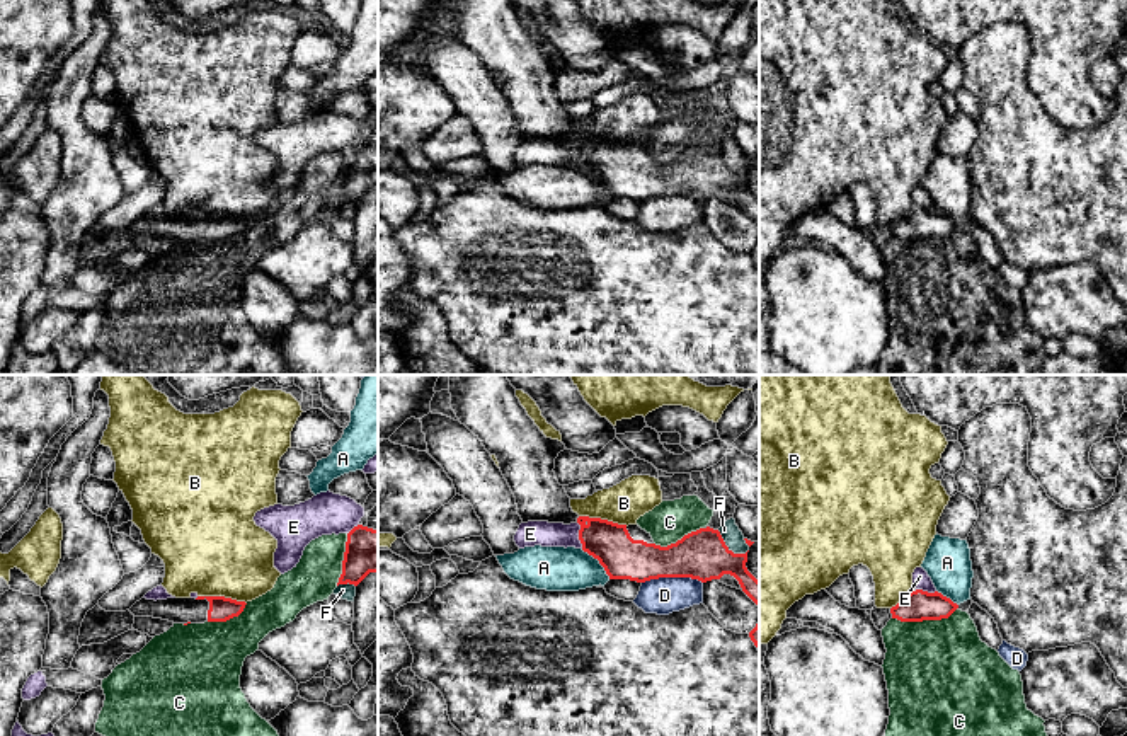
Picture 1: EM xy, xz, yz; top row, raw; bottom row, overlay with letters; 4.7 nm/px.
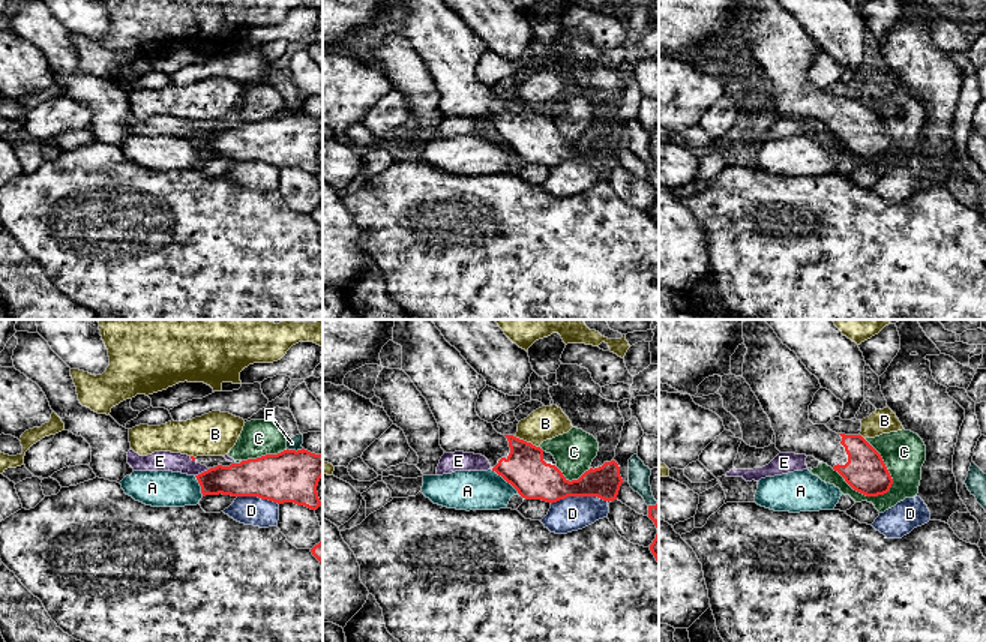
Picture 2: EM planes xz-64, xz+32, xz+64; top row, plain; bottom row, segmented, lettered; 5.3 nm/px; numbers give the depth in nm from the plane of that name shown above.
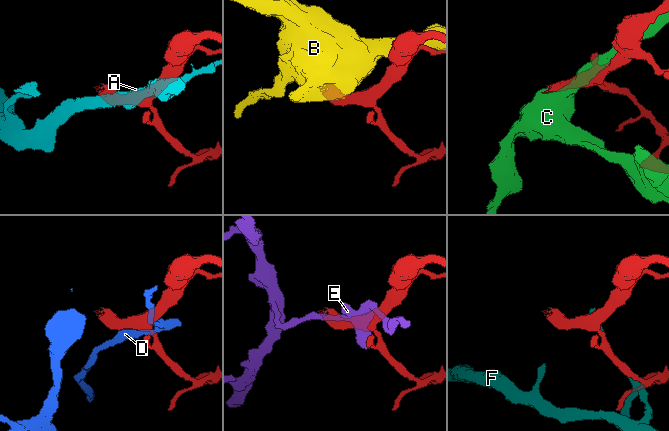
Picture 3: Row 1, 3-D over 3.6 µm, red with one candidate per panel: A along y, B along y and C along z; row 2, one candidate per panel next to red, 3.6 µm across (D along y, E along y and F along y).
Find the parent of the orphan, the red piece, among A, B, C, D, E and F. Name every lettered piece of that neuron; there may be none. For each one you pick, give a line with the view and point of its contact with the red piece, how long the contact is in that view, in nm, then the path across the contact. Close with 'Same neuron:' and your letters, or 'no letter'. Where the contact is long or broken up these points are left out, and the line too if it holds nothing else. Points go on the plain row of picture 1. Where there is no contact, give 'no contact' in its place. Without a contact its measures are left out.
Same neuron: no letter

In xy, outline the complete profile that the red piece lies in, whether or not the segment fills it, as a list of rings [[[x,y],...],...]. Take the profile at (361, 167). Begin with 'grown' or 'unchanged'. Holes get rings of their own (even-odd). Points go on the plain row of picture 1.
unchanged; [[[358,143],[347,152],[337,204],[358,204],[369,191],[378,191],[378,148]]]

